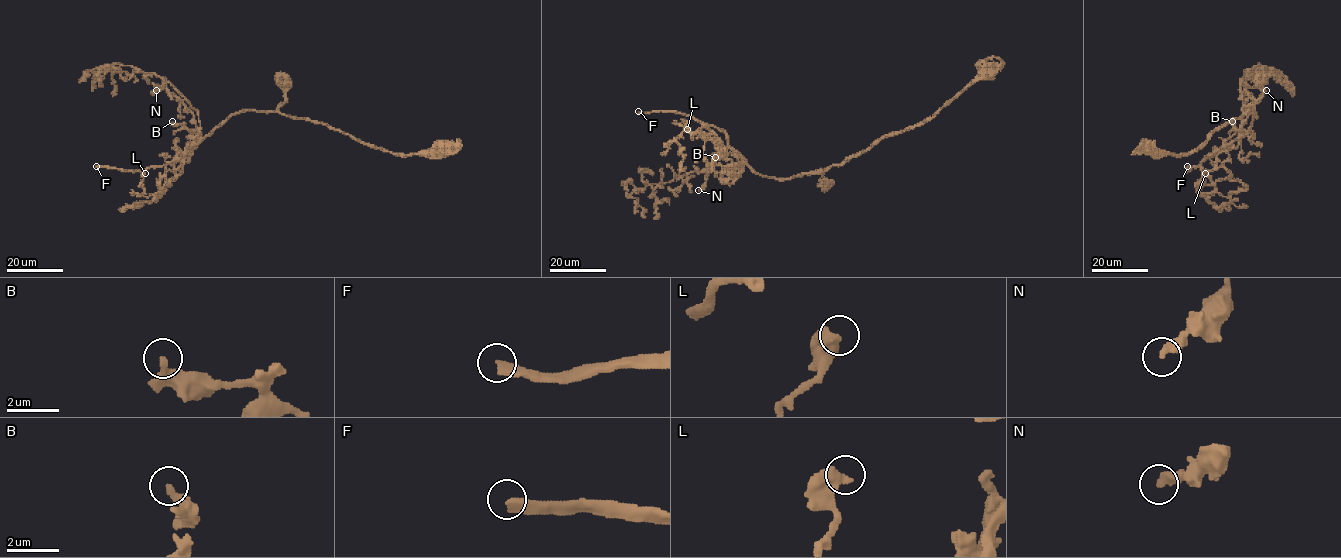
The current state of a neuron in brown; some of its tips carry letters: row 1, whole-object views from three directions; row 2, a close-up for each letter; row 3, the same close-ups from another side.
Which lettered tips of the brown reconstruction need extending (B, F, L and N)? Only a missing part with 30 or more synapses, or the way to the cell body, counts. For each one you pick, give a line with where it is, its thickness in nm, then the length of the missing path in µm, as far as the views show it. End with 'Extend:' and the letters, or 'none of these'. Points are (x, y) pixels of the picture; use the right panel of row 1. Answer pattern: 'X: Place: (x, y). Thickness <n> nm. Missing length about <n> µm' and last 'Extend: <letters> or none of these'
F: Place: (1187, 166). Thickness 340 nm. Missing length about 80 µm
Extend: F

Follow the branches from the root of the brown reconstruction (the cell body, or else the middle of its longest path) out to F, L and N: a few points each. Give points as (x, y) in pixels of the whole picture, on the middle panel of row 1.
F: (987, 72), (932, 117), (841, 164), (786, 179), (758, 174), (723, 130), (684, 114), (638, 111)
L: (987, 72), (932, 117), (786, 179), (758, 174), (723, 130), (702, 126), (703, 139), (685, 121), (687, 129)
N: (987, 72), (932, 117), (841, 164), (767, 178), (731, 147), (743, 164), (709, 169), (698, 190)

